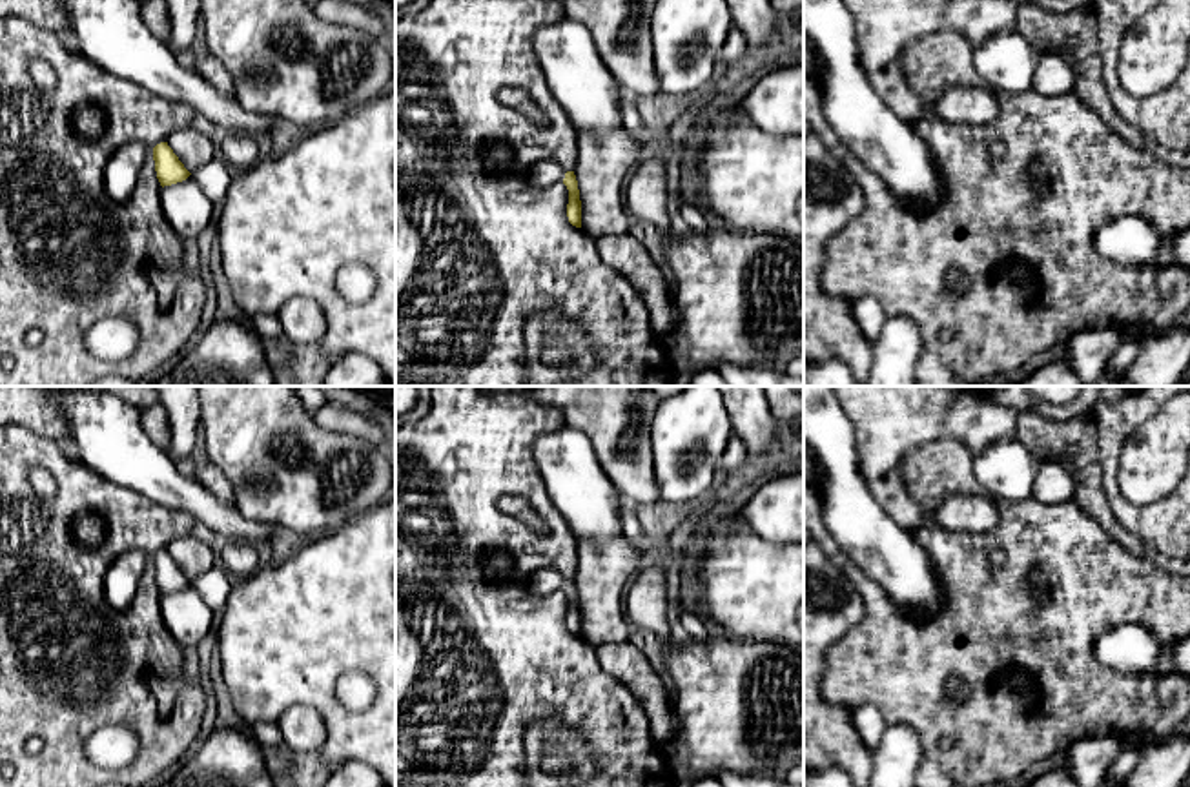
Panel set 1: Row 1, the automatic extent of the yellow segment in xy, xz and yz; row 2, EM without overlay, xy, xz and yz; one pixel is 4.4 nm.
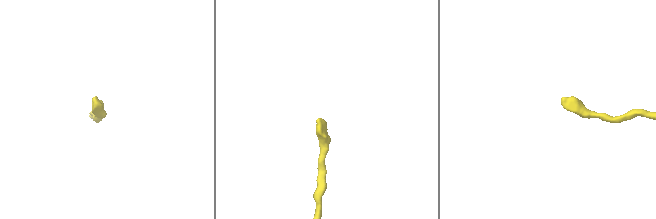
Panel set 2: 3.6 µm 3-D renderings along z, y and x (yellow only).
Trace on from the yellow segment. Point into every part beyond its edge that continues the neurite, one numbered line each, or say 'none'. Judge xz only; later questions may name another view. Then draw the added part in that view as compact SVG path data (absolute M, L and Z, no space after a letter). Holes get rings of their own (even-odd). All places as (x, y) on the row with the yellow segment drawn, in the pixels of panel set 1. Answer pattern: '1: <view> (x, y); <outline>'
1: xz (543, 173); M541 160L528 171L528 182L539 188L547 188L554 182L563 182L563 179L565 171L552 160Z

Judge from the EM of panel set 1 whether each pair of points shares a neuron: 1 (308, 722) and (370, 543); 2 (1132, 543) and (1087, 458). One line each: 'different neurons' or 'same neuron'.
1: different neurons
2: same neuron

